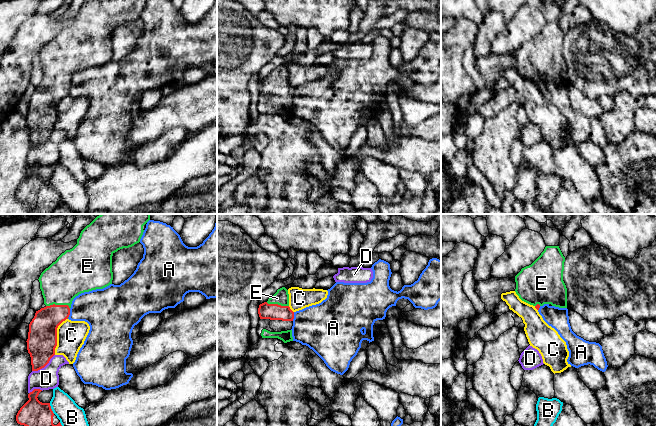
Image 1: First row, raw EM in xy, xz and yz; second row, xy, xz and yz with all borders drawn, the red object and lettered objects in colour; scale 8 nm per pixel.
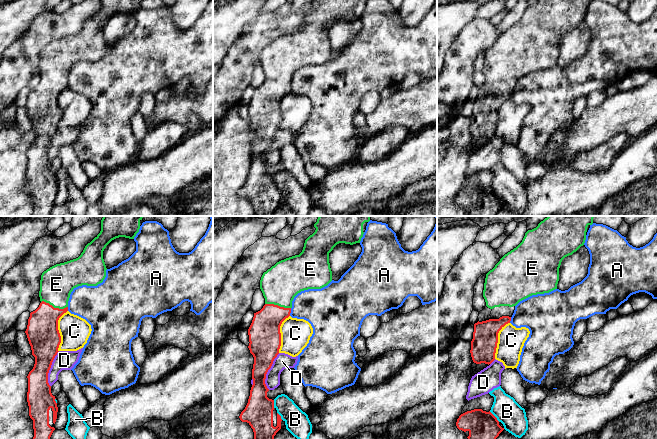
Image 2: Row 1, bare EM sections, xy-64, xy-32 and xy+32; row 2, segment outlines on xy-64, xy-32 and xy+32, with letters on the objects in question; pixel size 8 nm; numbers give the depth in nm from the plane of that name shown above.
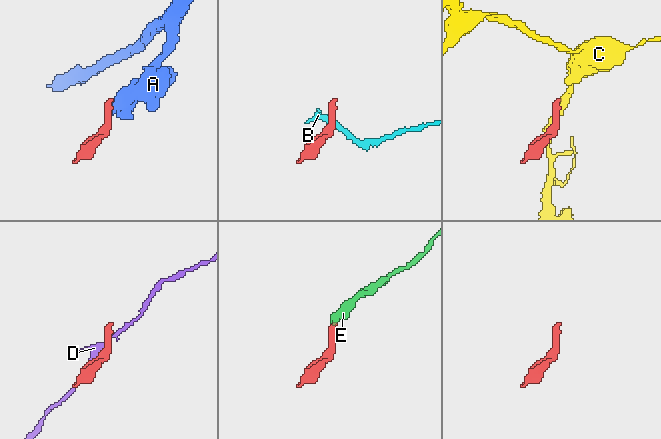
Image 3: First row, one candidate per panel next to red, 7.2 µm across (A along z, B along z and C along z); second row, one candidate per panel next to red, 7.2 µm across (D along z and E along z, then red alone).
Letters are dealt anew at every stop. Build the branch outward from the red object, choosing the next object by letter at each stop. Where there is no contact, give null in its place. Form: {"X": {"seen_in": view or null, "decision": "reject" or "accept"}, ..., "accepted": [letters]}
{"A": {"seen_in": "xy", "decision": "reject"}, "B": {"seen_in": "xy", "decision": "reject"}, "C": {"seen_in": "xy", "decision": "reject"}, "D": {"seen_in": "xy", "decision": "reject"}, "E": {"seen_in": "xy", "decision": "accept"}, "accepted": ["E"]}

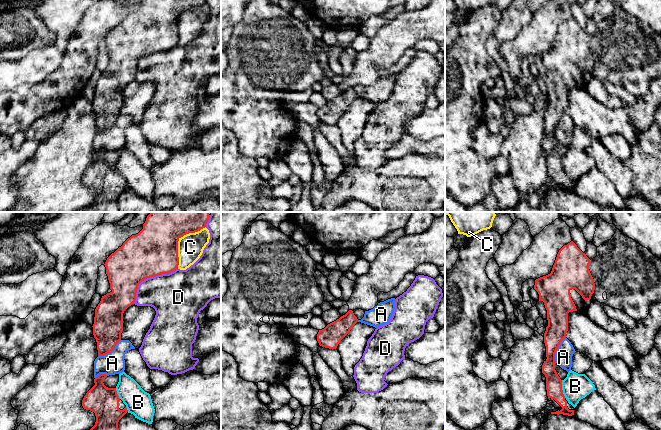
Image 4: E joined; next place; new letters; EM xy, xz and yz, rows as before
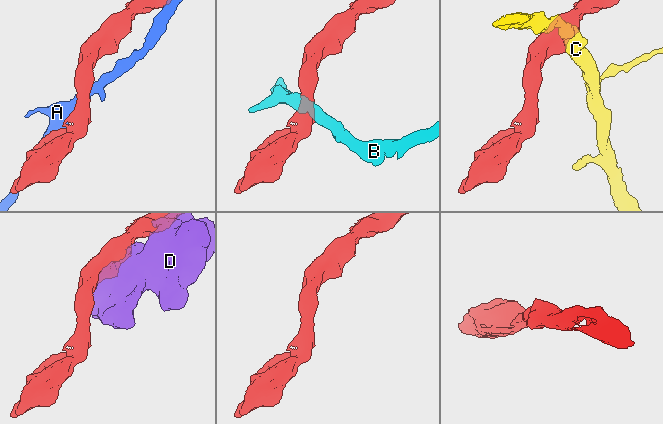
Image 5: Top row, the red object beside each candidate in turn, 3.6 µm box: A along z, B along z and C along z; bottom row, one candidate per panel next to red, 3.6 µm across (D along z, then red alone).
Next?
{"A": {"seen_in": "yz", "decision": "reject"}, "B": {"seen_in": "yz", "decision": "reject"}, "C": {"seen_in": "xy", "decision": "reject"}, "D": {"seen_in": "xy", "decision": "reject"}, "accepted": []}

